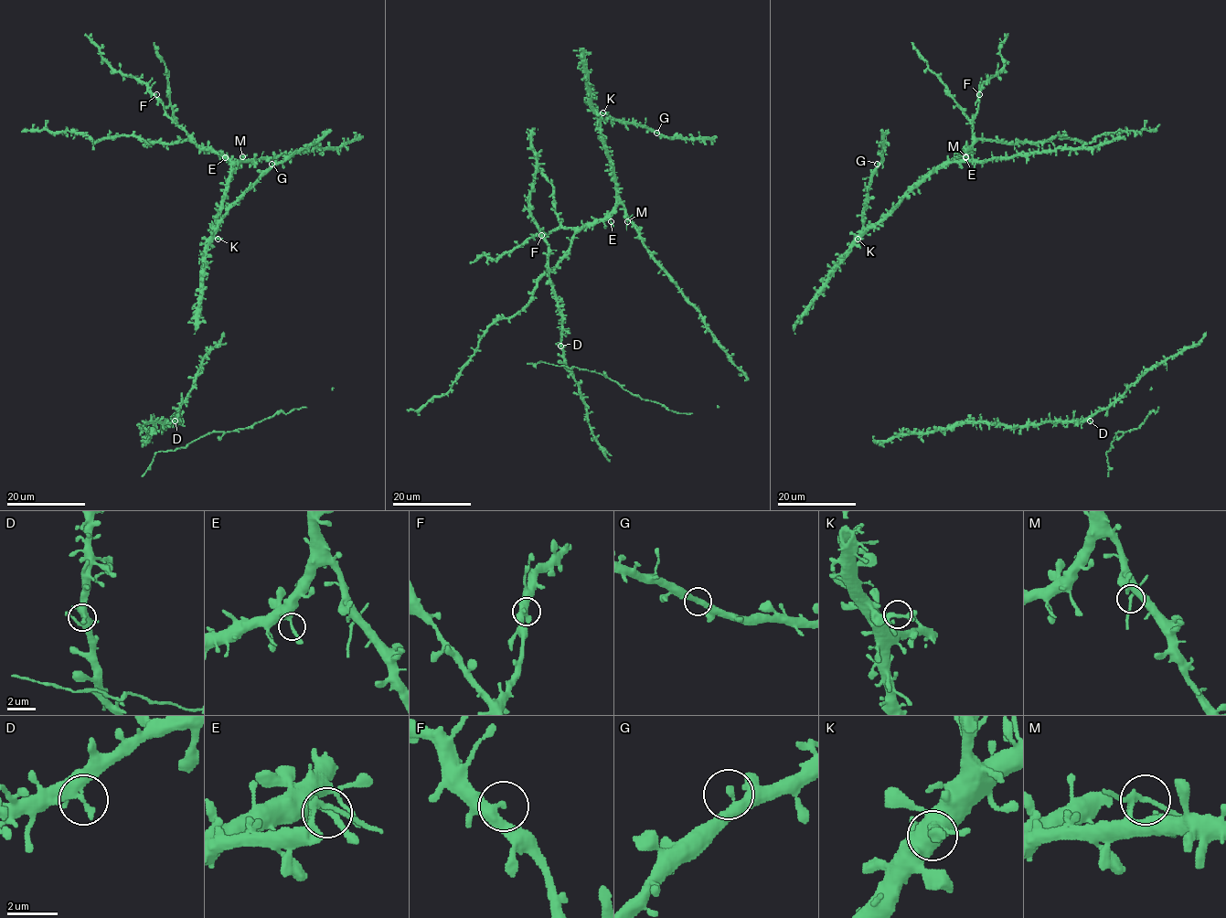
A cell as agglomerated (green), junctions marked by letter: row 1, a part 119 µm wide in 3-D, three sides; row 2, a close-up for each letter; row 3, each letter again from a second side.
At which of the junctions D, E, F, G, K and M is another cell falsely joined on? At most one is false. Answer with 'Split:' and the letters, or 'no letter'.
Split: no letter

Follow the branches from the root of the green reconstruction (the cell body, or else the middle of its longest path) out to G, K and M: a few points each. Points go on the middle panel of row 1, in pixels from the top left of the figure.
G: (579, 51), (581, 48), (584, 59), (587, 96), (602, 118), (635, 122), (656, 133)
K: (579, 51), (581, 48), (584, 59), (589, 103), (599, 112), (602, 112)
M: (579, 51), (581, 48), (584, 59), (587, 102), (598, 119), (600, 138), (627, 221)

